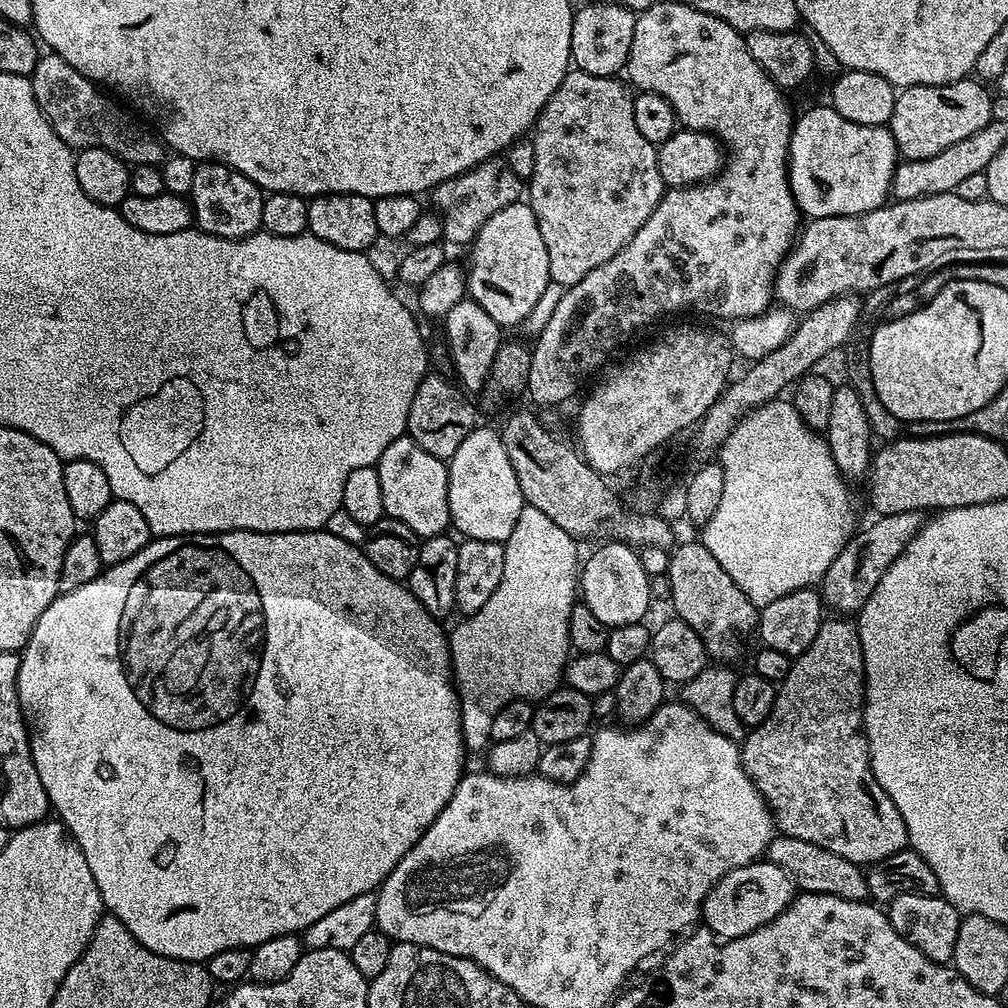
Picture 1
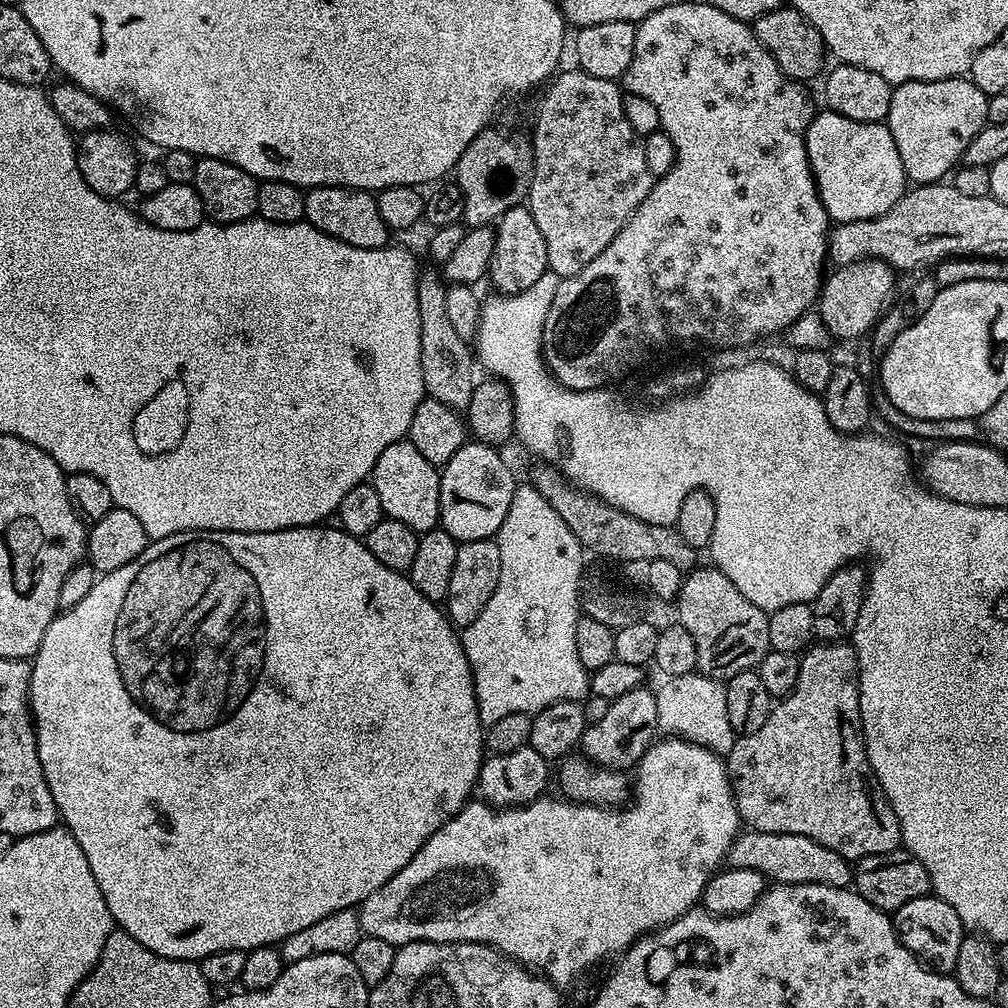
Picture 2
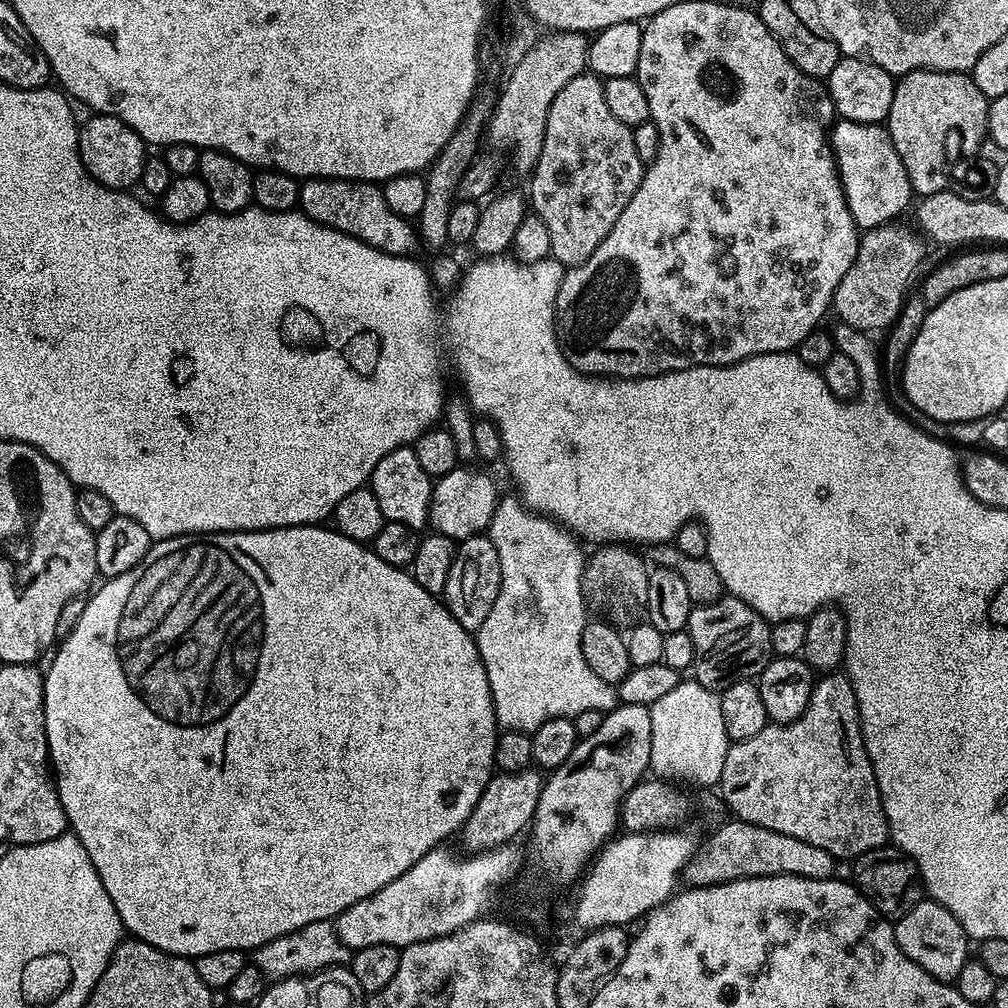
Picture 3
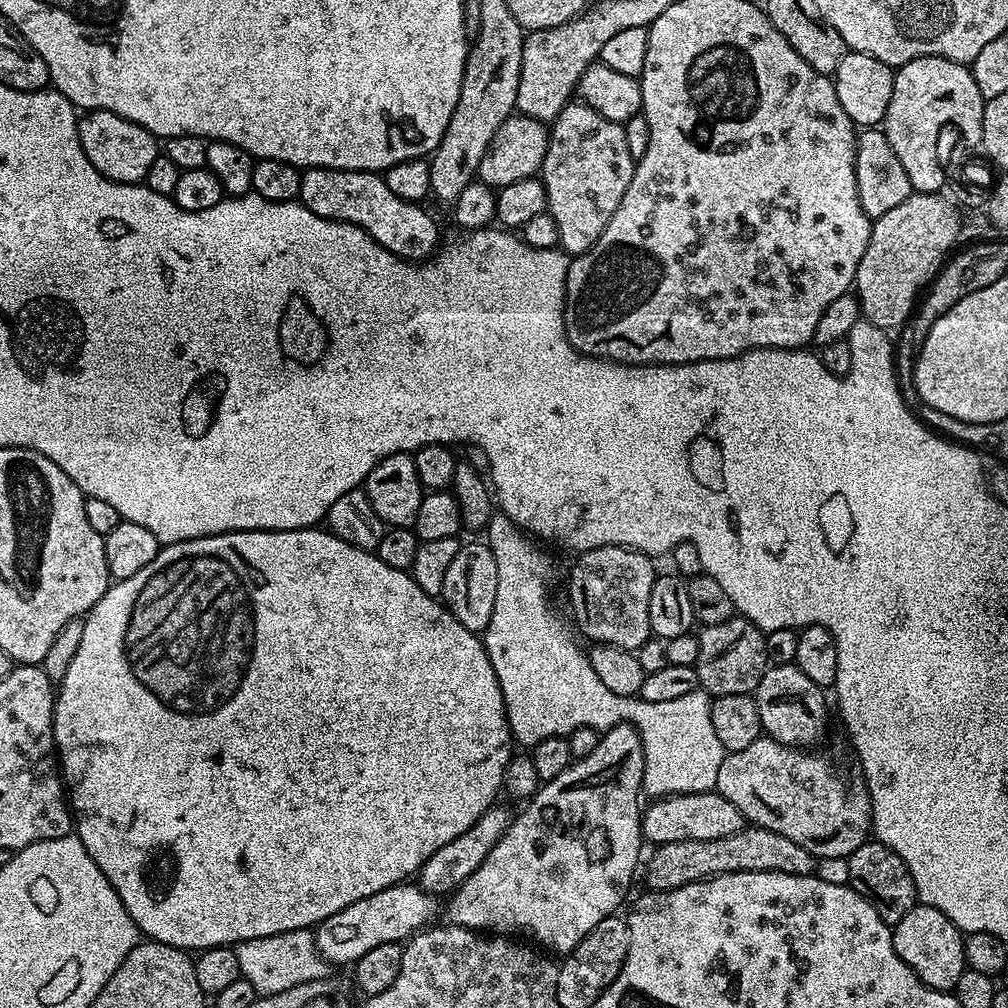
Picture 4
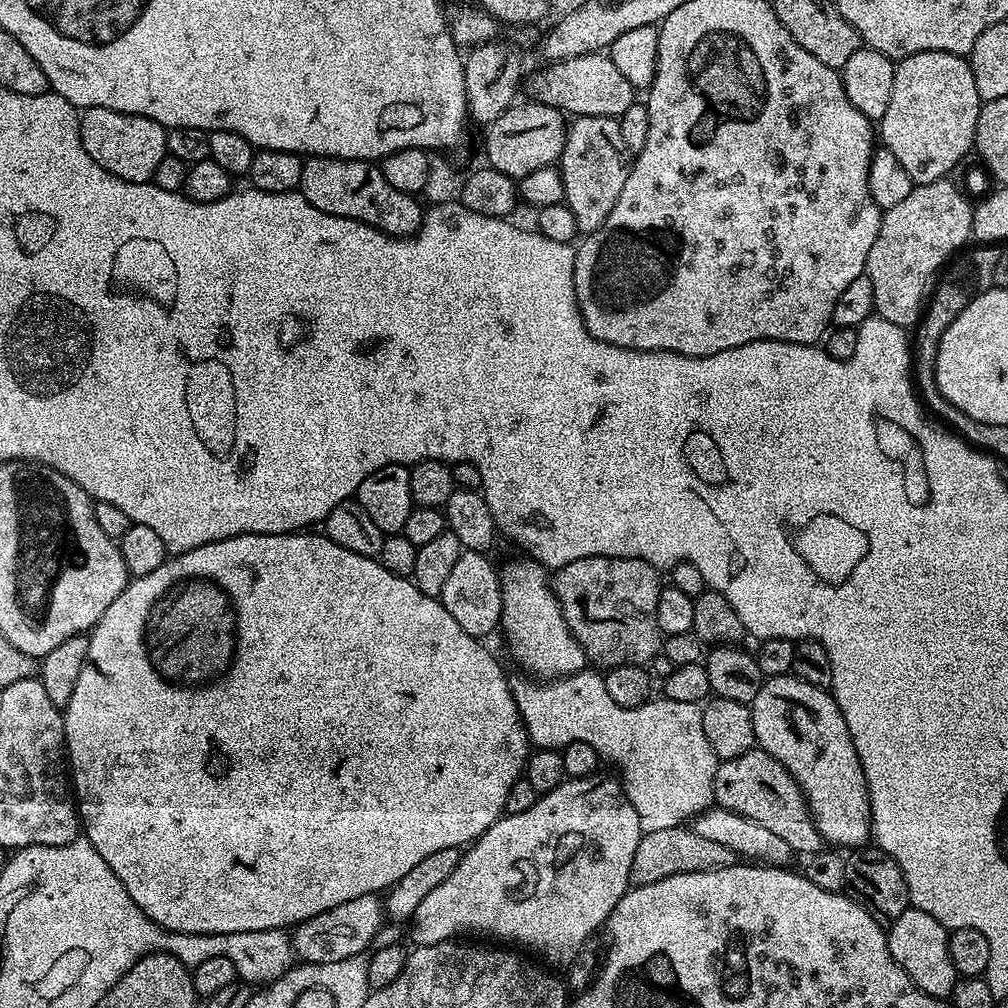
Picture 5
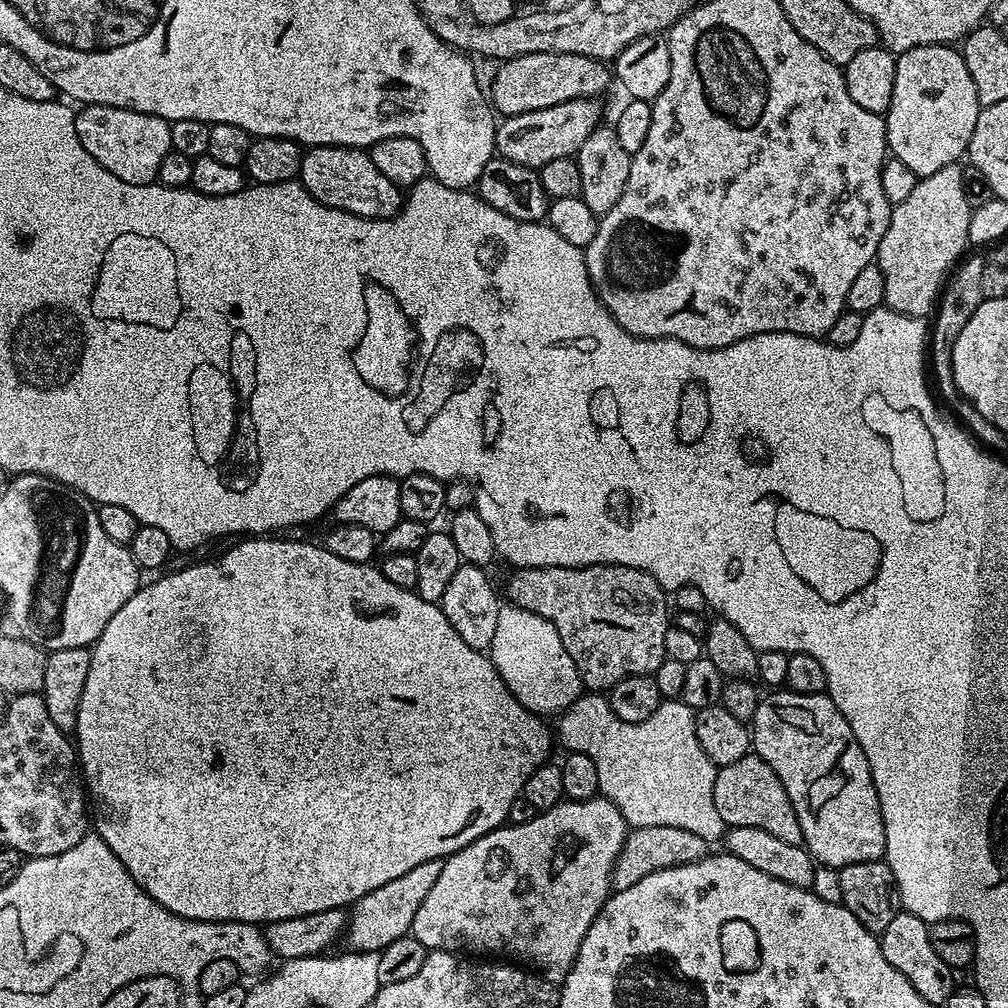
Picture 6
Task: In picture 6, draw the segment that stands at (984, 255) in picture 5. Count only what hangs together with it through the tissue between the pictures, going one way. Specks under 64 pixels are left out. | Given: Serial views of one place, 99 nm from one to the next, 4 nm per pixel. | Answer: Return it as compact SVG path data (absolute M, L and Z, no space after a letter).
M980 254L978 256L970 256L949 275L941 291L938 307L934 312L934 319L930 324L930 376L934 381L934 388L938 393L939 399L948 408L956 404L956 400L964 398L954 382L952 347L954 342L958 342L958 334L962 334L962 326L966 326L966 322L970 322L970 317L974 315L974 310L978 310L978 306L986 299L982 294L984 256Z

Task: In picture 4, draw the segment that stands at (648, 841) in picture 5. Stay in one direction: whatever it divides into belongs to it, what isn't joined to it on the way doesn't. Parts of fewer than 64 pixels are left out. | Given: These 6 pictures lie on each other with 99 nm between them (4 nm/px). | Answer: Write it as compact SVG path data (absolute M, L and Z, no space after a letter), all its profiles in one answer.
M746 826L730 838L710 838L706 842L670 842L655 849L652 857L647 857L648 885L654 892L674 890L678 886L690 886L694 882L709 880L711 876L734 874L735 872L781 872L795 876L810 876L817 871L817 857L798 846L798 842L785 838L783 834L774 834L774 830Z

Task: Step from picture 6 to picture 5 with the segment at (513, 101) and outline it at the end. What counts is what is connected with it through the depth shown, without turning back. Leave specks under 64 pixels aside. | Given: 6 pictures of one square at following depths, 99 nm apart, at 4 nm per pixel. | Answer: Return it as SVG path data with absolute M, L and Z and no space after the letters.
M604 52L582 54L578 58L557 60L547 65L545 72L537 76L527 77L526 88L533 101L545 104L551 108L558 108L569 117L578 116L611 116L619 118L630 110L630 106L637 103L637 89L622 78L618 66L614 66L611 55Z

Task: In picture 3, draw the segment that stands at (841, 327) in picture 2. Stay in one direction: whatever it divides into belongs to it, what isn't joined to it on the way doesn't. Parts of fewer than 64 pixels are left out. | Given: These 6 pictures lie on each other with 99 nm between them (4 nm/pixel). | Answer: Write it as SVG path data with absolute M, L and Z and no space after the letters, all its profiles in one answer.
M889 222L877 228L869 228L861 235L856 261L850 266L850 270L846 270L842 282L838 282L838 290L832 299L834 316L836 312L835 319L839 323L854 327L860 332L874 334L879 328L890 327L899 318L900 311L904 308L904 295L907 294L912 279L917 279L919 264L926 256L926 250L920 245L921 237L909 228L903 228L900 222Z

